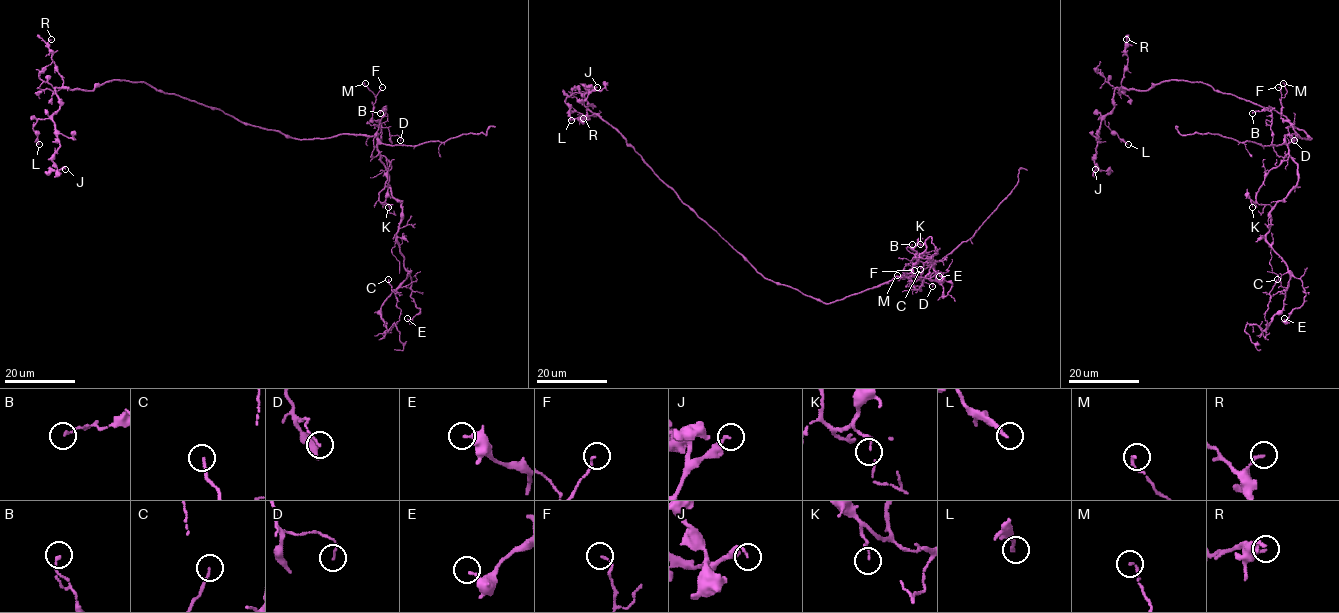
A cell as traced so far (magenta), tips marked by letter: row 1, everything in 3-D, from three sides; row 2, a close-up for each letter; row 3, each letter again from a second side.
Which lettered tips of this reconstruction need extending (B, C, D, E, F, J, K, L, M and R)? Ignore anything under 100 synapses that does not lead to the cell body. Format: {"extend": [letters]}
{"extend": []}

